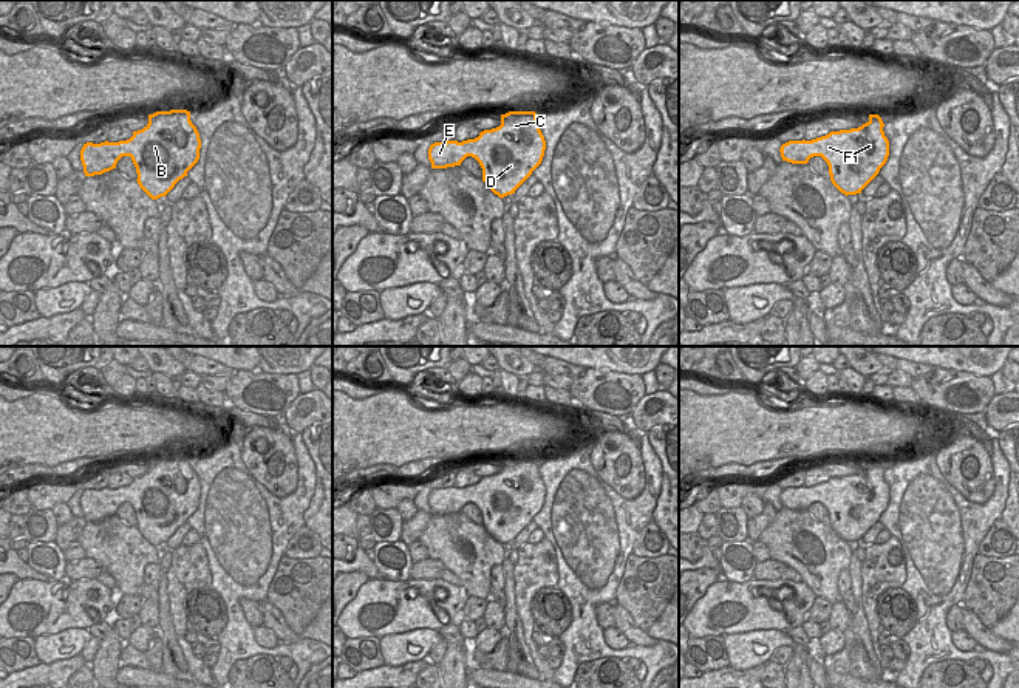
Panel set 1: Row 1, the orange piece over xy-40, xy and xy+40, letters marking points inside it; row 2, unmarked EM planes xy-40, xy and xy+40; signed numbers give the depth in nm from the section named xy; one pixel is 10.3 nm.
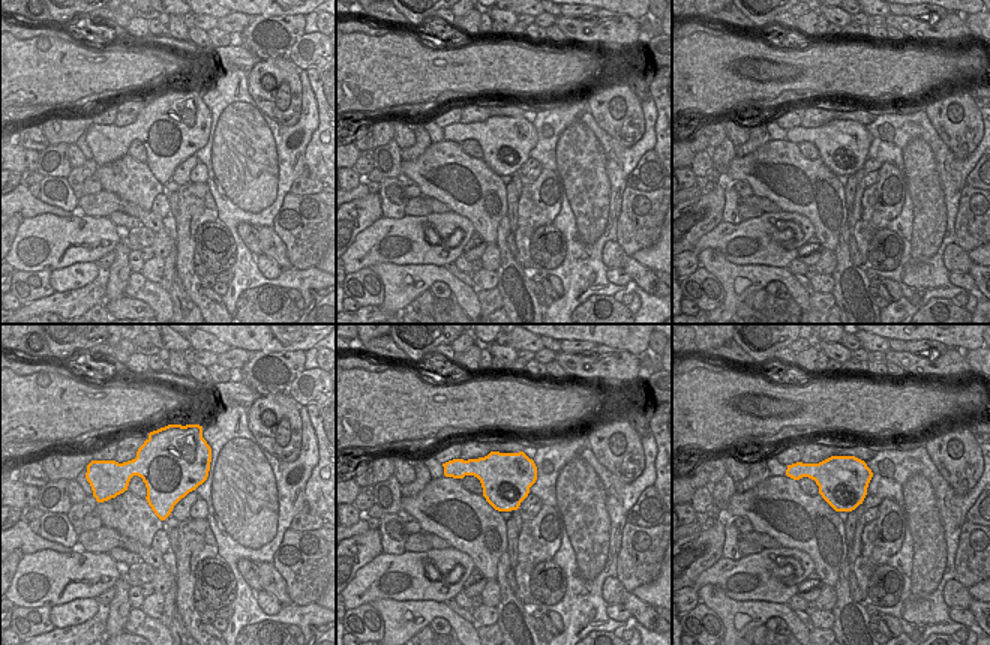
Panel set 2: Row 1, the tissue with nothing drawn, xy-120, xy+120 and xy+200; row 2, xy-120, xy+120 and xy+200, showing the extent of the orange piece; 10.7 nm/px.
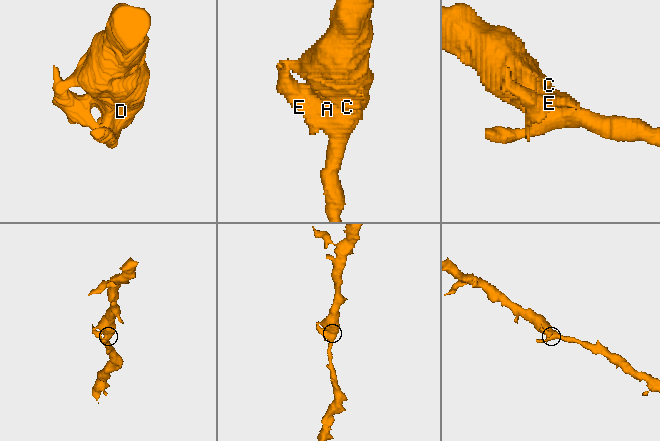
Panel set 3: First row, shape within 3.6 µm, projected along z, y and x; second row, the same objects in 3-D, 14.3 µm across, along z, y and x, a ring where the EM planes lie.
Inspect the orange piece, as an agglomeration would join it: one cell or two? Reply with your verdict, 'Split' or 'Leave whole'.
Leave whole

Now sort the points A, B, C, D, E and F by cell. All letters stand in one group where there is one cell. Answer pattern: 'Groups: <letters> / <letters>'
Groups: A B C D E F

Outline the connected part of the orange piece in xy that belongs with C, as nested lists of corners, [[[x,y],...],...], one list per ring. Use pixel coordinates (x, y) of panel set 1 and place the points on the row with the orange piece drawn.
[[[535,111],[501,114],[501,125],[462,142],[435,142],[428,148],[431,169],[461,165],[472,156],[482,169],[482,181],[499,198],[515,190],[541,164],[546,141]]]

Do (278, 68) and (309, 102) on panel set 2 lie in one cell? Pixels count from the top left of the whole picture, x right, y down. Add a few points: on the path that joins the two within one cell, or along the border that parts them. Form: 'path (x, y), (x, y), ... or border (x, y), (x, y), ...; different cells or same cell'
border (300, 71), (300, 117), (293, 125), (285, 126); different cells

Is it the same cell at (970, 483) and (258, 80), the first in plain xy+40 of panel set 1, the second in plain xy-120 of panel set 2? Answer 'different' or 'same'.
same

